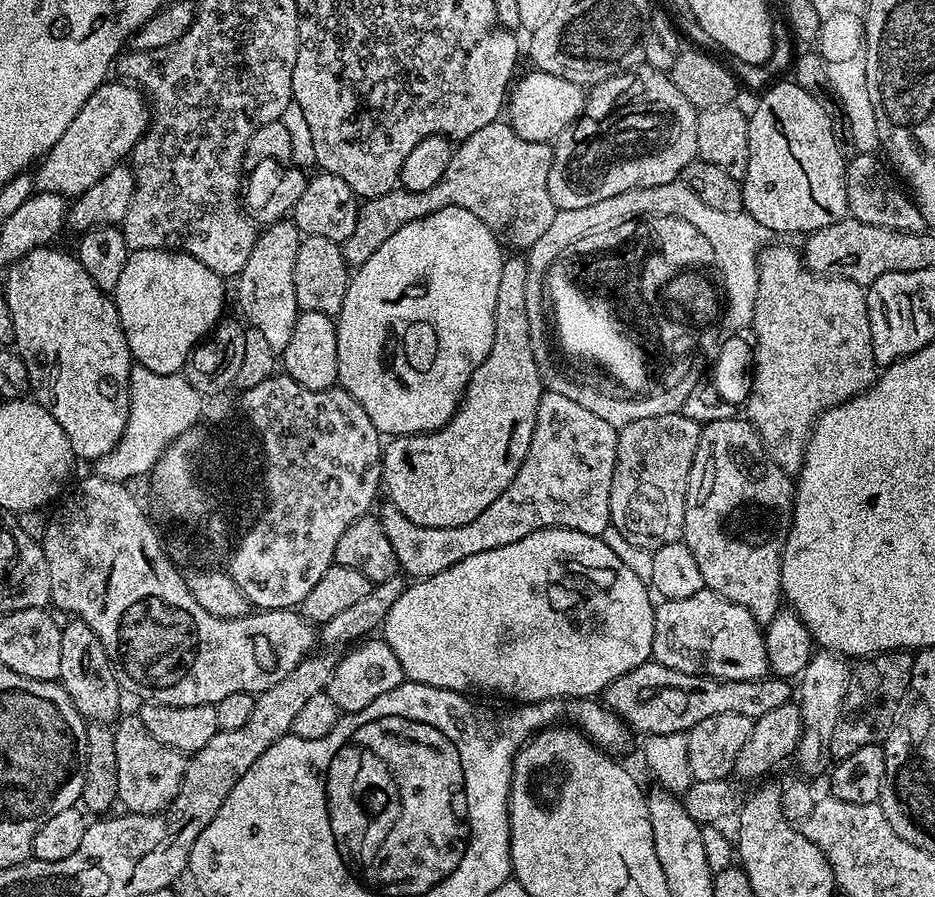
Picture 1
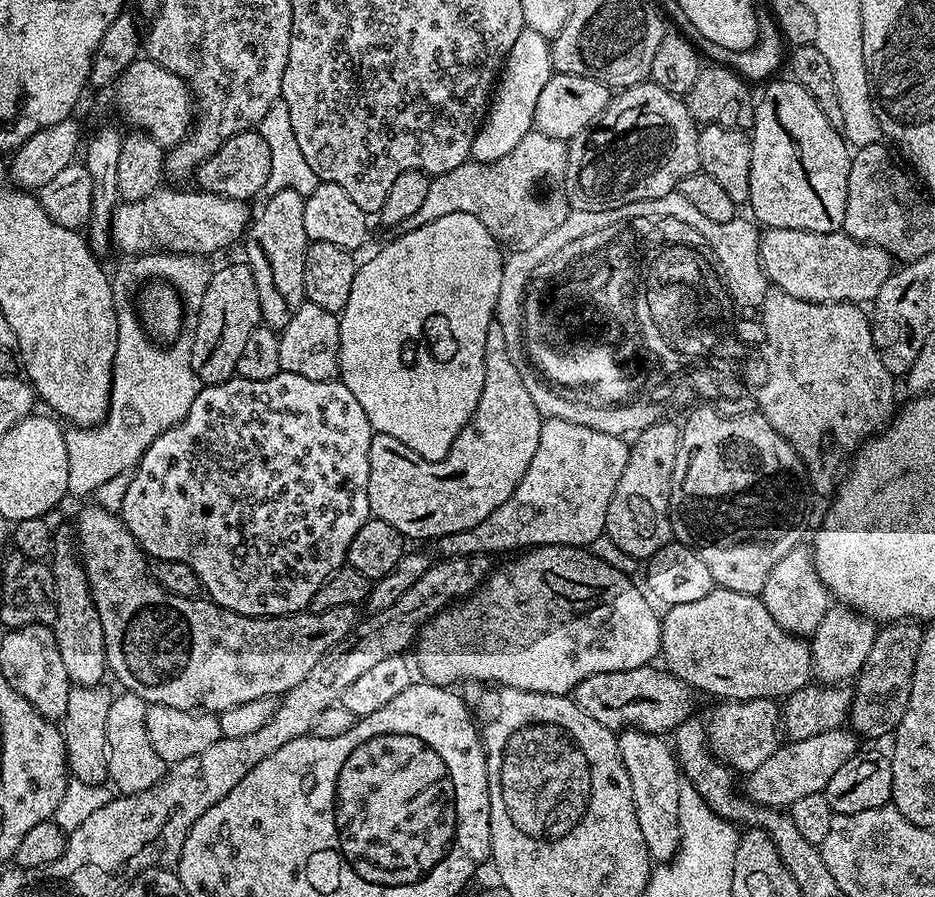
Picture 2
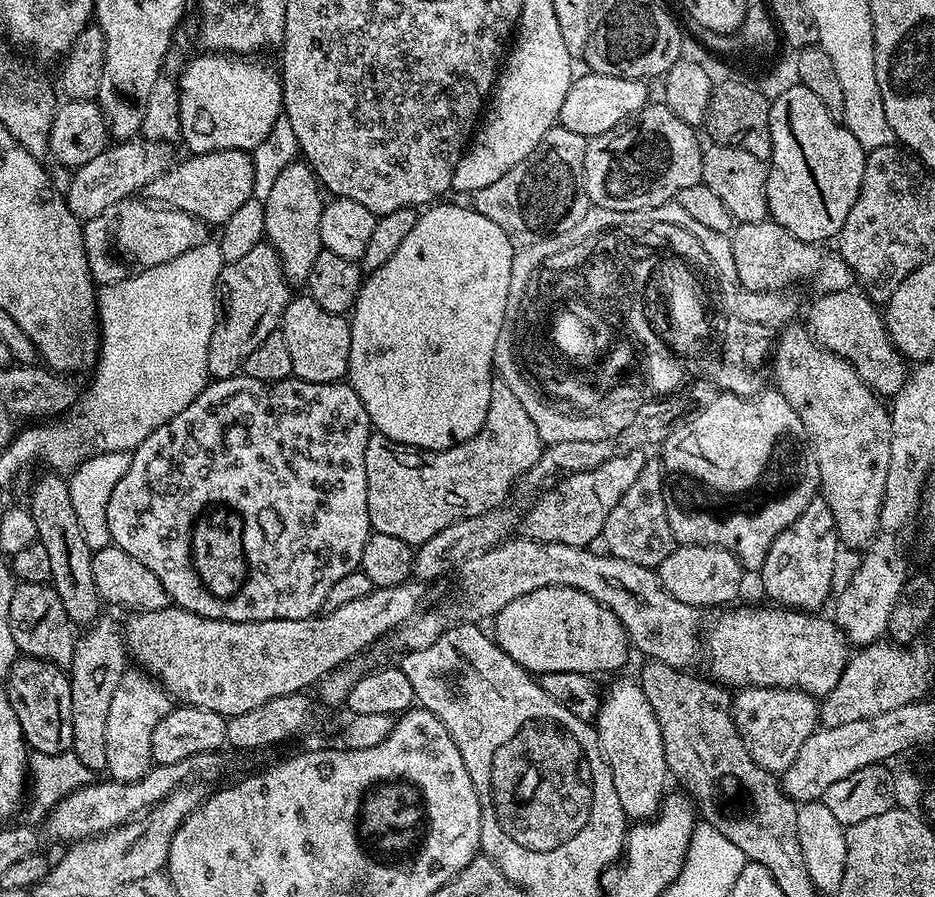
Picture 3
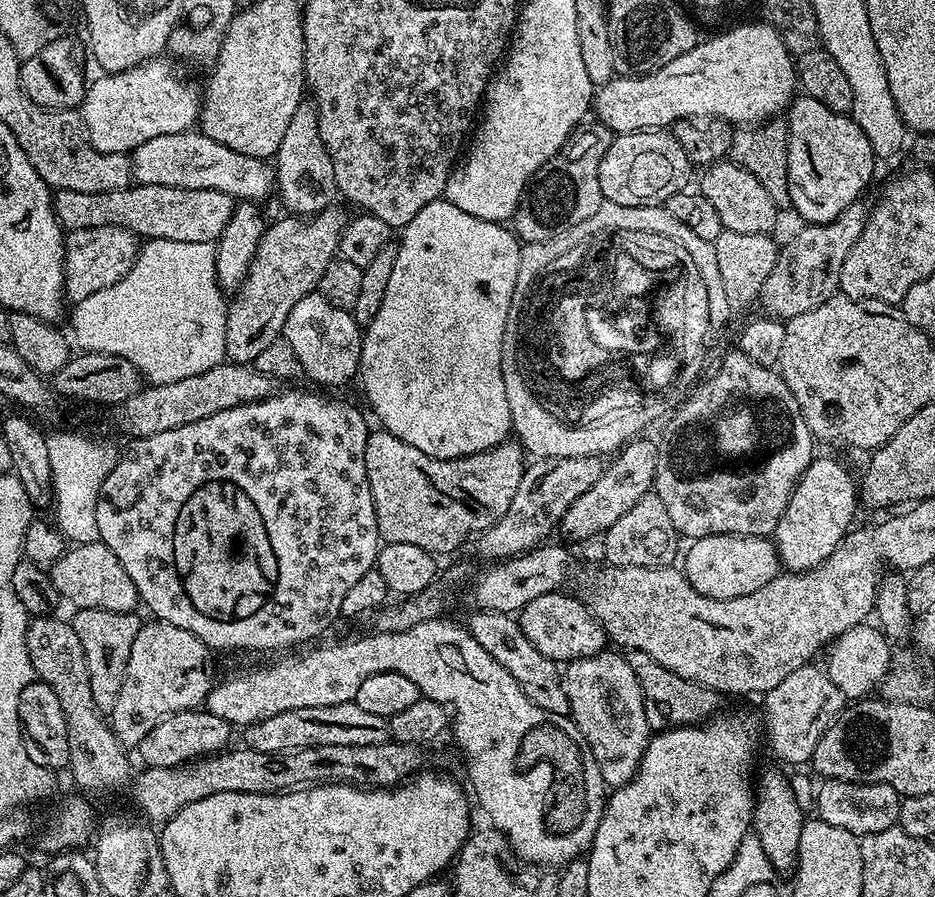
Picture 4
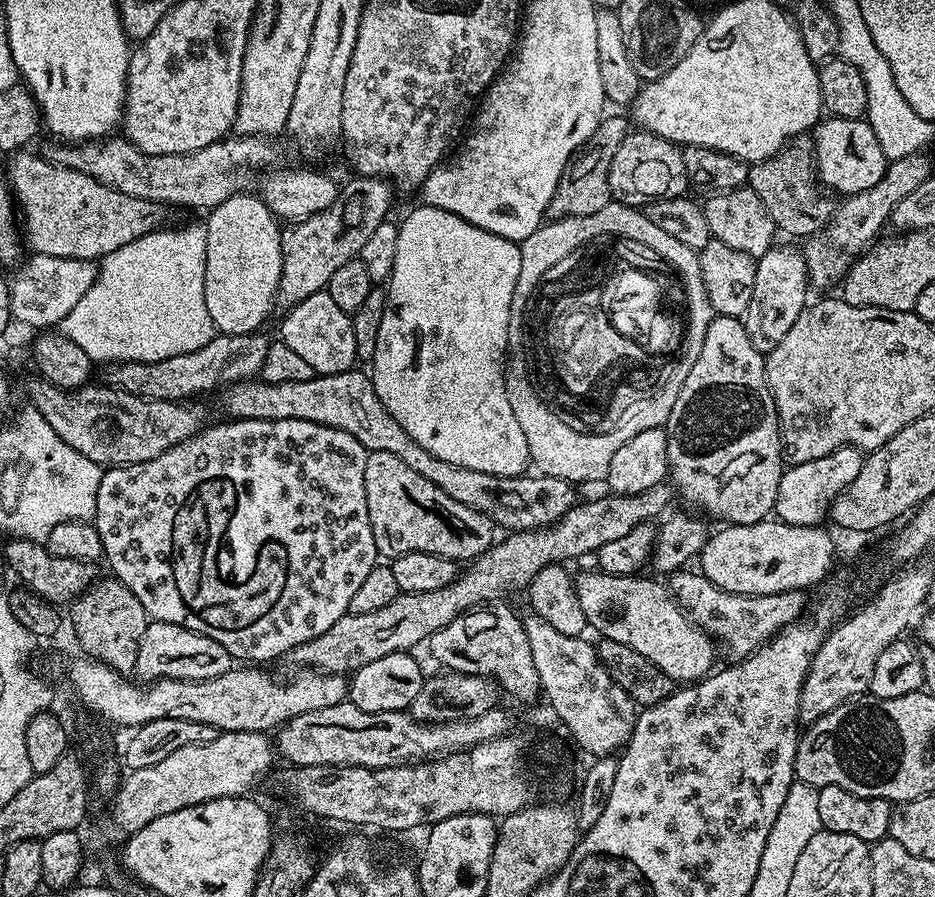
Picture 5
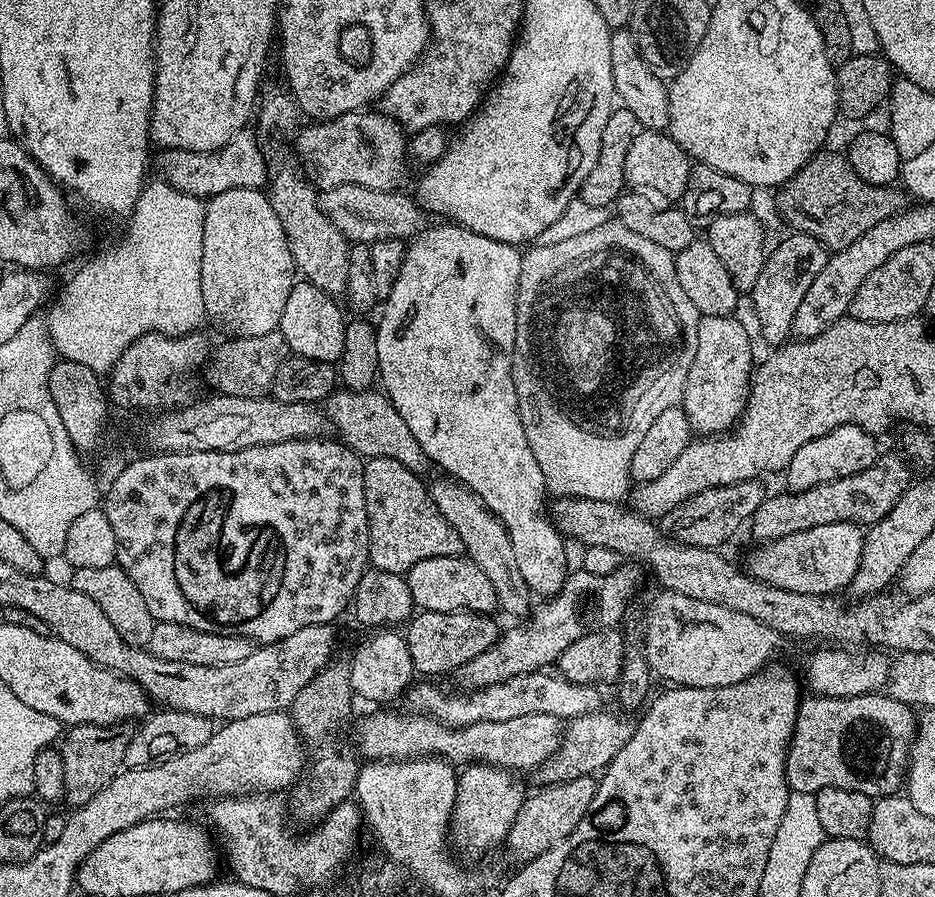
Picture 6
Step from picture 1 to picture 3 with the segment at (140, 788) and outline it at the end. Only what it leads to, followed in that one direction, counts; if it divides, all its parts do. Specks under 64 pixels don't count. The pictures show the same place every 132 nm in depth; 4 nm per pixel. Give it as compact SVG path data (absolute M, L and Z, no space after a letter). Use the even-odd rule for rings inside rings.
M125 670L114 689L114 699L110 701L110 715L106 717L106 772L111 779L129 784L140 780L154 766L150 754L150 738L154 726L174 706L173 697L164 691L159 680L143 670Z

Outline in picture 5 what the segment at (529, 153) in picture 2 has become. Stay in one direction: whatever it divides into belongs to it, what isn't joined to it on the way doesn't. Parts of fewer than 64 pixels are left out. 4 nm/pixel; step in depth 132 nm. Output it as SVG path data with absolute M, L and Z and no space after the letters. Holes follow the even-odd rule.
M605 115L600 125L594 130L586 150L581 151L561 174L557 189L550 198L547 215L552 220L563 220L566 216L585 216L602 210L612 200L612 191L608 185L610 178L610 162L614 162L614 154L618 154L618 146L628 136L630 124L620 116Z

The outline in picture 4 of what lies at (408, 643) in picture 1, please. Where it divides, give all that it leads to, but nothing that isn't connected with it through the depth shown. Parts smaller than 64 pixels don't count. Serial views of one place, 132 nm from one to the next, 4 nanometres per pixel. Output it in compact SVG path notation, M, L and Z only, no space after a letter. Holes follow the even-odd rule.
M557 590L542 594L542 598L534 598L534 602L527 604L518 613L520 628L526 638L530 638L532 645L551 660L571 662L597 656L606 648L604 629L588 611L587 603L583 599L575 600L572 596L563 596L564 594L563 591Z

